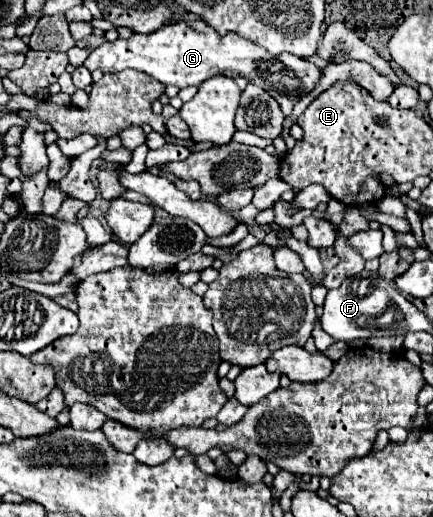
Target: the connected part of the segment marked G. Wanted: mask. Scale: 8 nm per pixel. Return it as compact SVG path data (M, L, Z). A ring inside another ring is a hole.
M201 20L165 24L151 34L133 34L127 40L105 42L87 56L83 66L89 72L99 68L105 74L133 68L145 72L161 84L173 84L177 88L199 86L205 78L215 74L225 74L229 78L243 76L249 84L257 84L267 90L279 102L285 116L291 114L293 104L303 94L313 90L315 82L321 78L321 68L305 58L297 58L289 52L273 56L263 46L255 46L255 42L249 42L239 34L215 34L215 30L211 30L211 26Z

